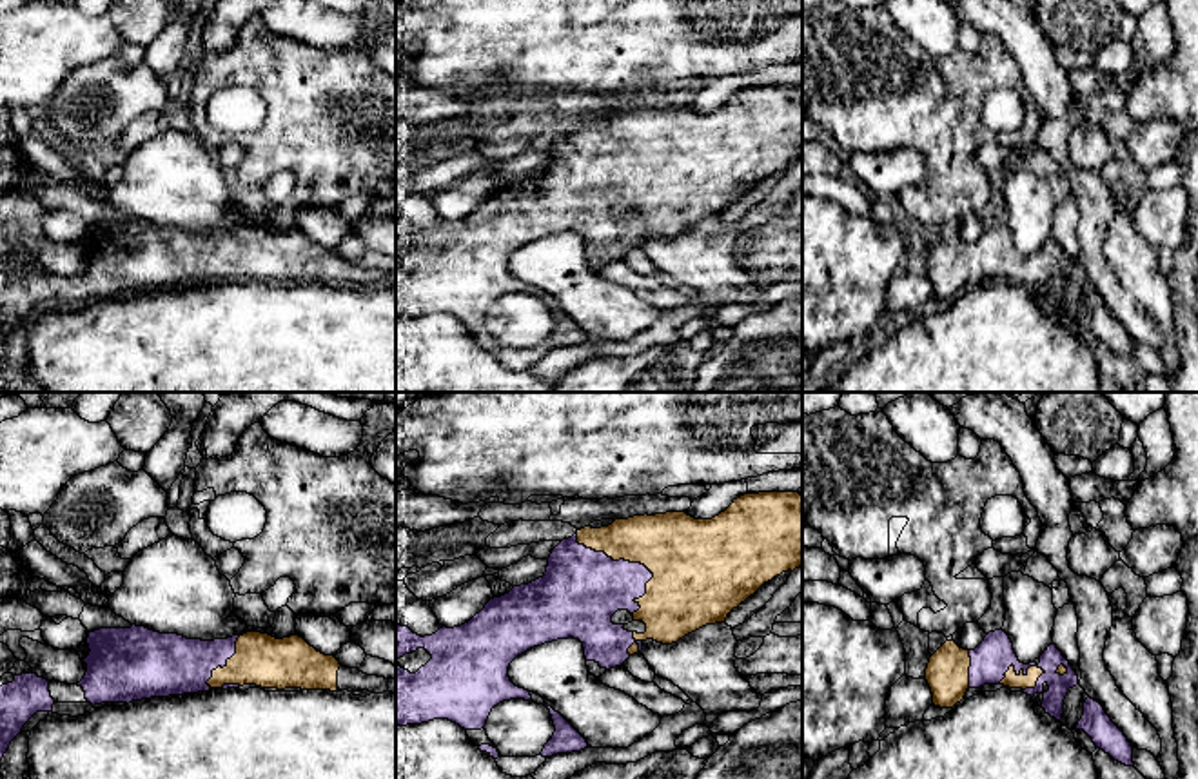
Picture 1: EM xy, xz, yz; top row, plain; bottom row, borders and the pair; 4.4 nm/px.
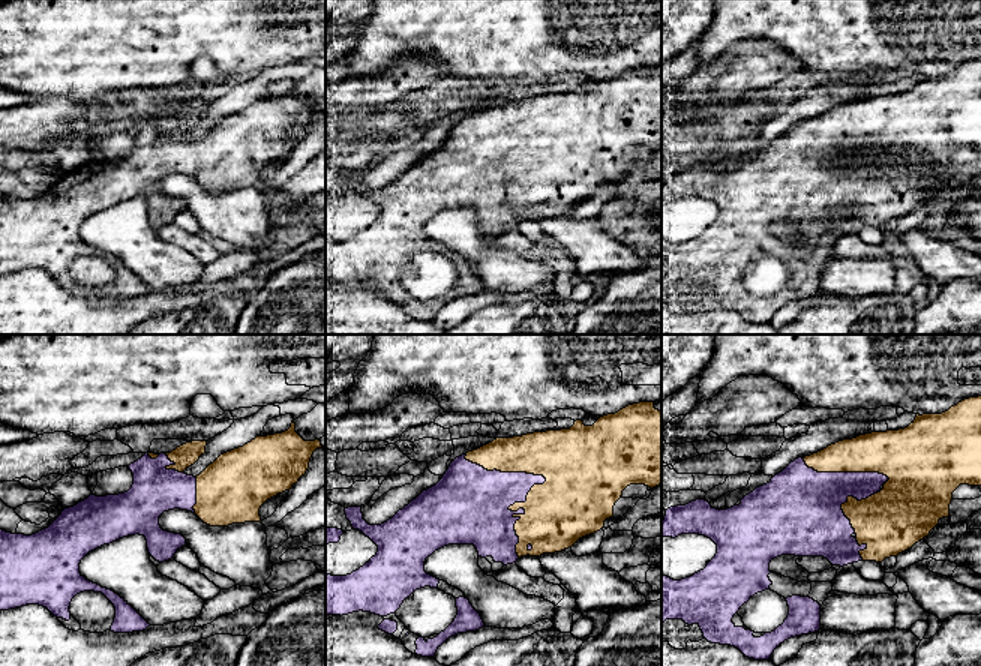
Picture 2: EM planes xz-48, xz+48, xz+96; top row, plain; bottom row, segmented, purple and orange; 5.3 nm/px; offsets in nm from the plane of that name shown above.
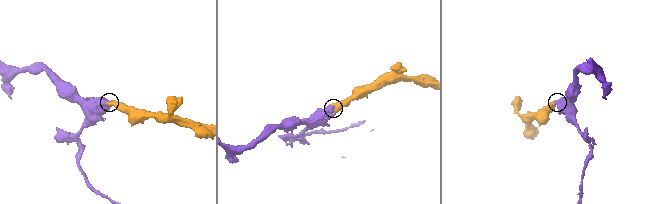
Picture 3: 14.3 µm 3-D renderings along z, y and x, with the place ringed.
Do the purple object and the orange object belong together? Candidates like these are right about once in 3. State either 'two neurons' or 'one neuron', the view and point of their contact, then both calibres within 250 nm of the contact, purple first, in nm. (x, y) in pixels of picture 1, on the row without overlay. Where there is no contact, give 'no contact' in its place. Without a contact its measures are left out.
one neuron; meets purple in xz at (628, 155); 360 nm thick on the purple side, 320 nm on the other

